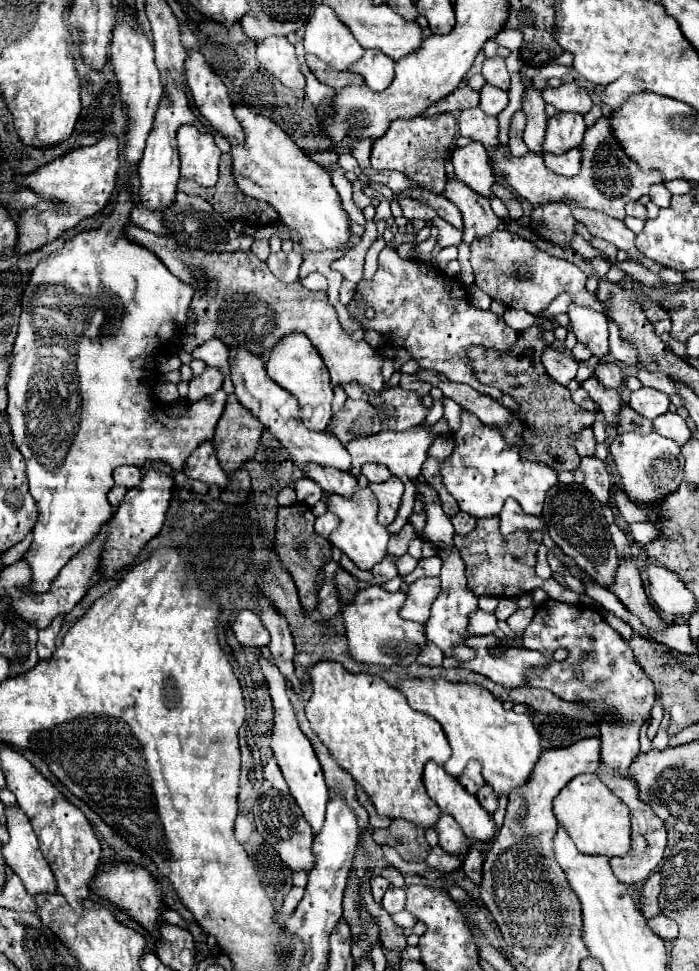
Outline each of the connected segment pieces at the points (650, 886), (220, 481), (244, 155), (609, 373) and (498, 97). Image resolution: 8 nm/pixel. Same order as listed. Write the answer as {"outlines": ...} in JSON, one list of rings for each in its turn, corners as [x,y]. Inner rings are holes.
{"outlines":[[[[655,872],[649,876],[649,880],[643,884],[643,890],[641,890],[641,912],[651,918],[659,912],[659,892],[661,892],[661,874]]],[[[211,440],[197,446],[197,450],[187,458],[183,472],[189,478],[201,480],[205,484],[217,484],[219,488],[229,486],[227,474],[219,466],[219,460],[217,460],[217,454],[215,454],[215,448],[213,448]]],[[[243,104],[235,106],[235,116],[245,130],[245,144],[231,142],[233,176],[241,192],[271,204],[281,222],[299,236],[299,246],[303,252],[343,248],[347,254],[351,250],[351,246],[347,246],[351,238],[349,216],[341,206],[331,174],[323,166],[309,160],[305,152],[269,118],[255,114]]],[[[599,362],[595,366],[595,376],[597,380],[605,386],[605,388],[615,388],[619,390],[623,386],[623,372],[617,364],[609,364],[609,362]]],[[[485,84],[481,88],[481,108],[491,114],[491,116],[497,116],[501,110],[505,110],[509,102],[509,96],[507,96],[507,90],[503,88],[497,88],[493,84]]]]}

